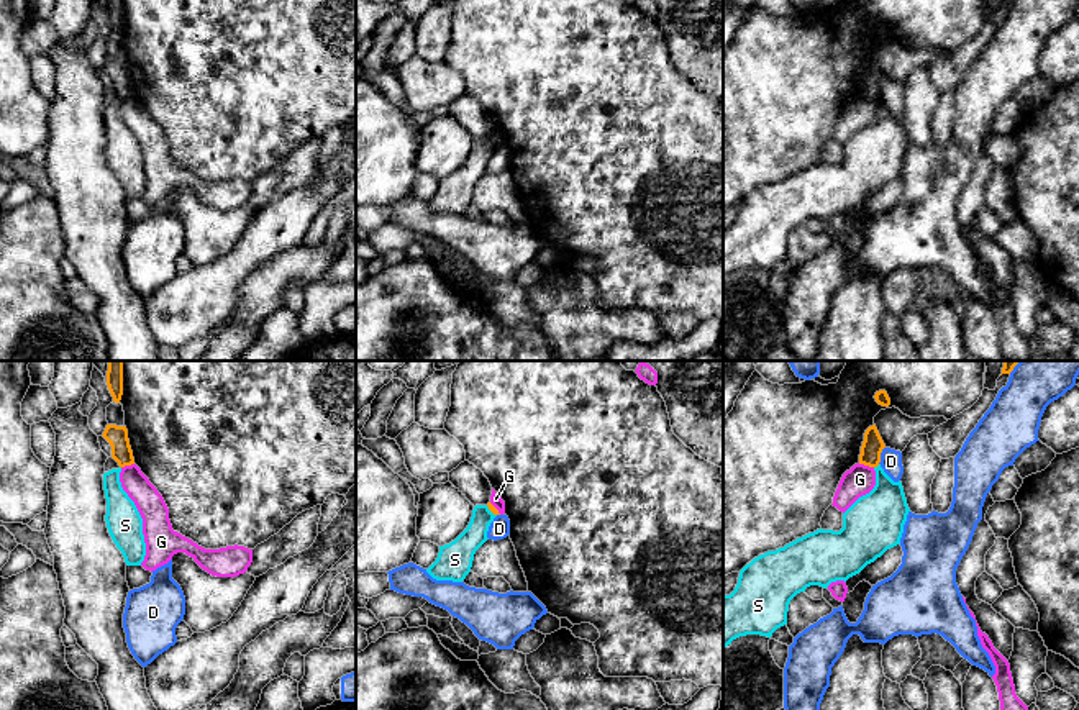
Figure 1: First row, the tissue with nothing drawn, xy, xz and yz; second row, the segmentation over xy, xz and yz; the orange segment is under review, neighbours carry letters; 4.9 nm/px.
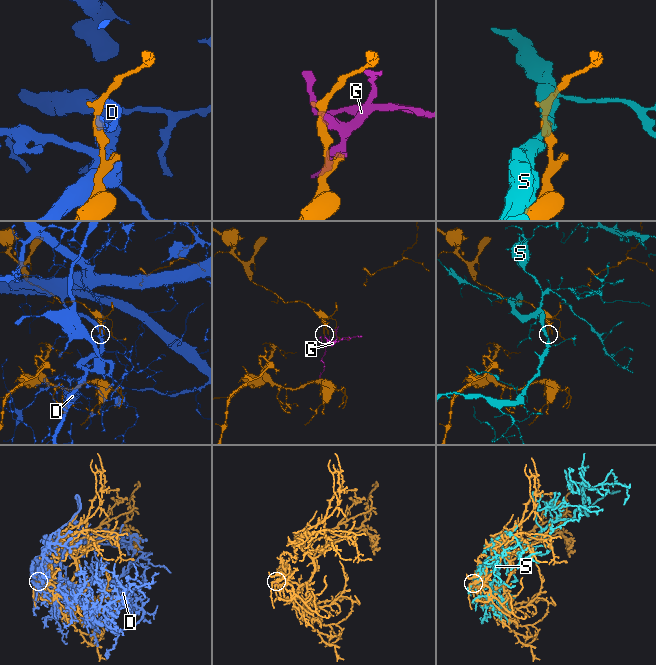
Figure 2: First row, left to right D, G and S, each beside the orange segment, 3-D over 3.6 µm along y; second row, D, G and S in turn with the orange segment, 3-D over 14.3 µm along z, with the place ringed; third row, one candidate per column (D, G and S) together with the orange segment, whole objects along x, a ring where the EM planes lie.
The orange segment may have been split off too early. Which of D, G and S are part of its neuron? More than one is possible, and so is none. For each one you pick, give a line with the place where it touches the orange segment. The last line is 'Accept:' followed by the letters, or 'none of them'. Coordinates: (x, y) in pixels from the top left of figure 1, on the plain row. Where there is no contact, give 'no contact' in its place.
Accept: none of them

